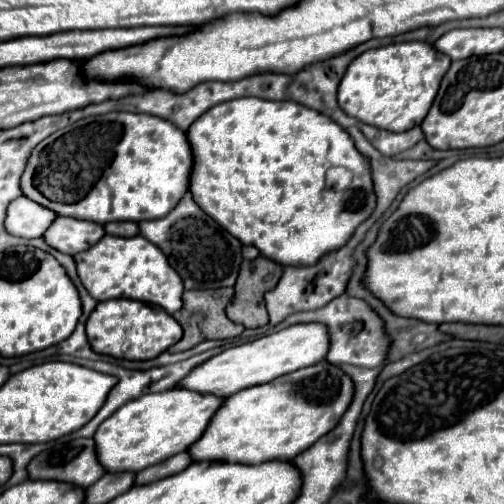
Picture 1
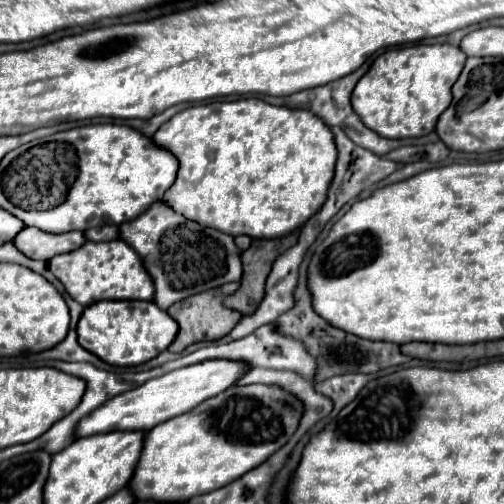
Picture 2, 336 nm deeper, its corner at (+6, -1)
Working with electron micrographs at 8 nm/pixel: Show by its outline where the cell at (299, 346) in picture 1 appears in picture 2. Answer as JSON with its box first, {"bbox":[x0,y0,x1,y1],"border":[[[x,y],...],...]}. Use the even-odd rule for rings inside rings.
{"bbox":[77,361,245,437],"border":[[[203,361],[189,367],[181,367],[177,371],[165,373],[157,379],[149,379],[145,385],[139,385],[131,391],[121,393],[121,397],[113,397],[113,401],[105,401],[101,409],[89,413],[77,423],[77,437],[89,437],[89,433],[109,433],[109,429],[153,429],[155,425],[173,419],[185,411],[191,411],[199,403],[217,393],[229,389],[245,371],[245,365],[237,361]]]}

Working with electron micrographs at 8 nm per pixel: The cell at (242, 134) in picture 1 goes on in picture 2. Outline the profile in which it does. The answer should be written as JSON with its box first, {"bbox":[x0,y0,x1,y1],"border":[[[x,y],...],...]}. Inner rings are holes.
{"bbox":[153,99,337,239],"border":[[[261,99],[215,101],[189,107],[171,117],[153,141],[179,161],[175,183],[165,201],[177,213],[227,235],[249,235],[253,239],[275,239],[301,227],[327,197],[333,179],[337,149],[329,127],[311,111],[275,107]]]}

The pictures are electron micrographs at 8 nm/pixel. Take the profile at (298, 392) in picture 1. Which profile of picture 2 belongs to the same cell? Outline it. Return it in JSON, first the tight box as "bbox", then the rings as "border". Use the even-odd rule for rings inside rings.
{"bbox":[129,385,303,503],"border":[[[245,385],[225,389],[189,413],[177,415],[145,433],[145,449],[141,451],[137,473],[133,473],[133,481],[129,483],[133,485],[133,493],[137,493],[135,501],[147,499],[155,503],[181,503],[189,501],[189,497],[195,497],[197,493],[209,493],[221,485],[227,485],[229,481],[261,465],[271,453],[283,447],[295,433],[301,415],[303,403],[275,385]]]}

